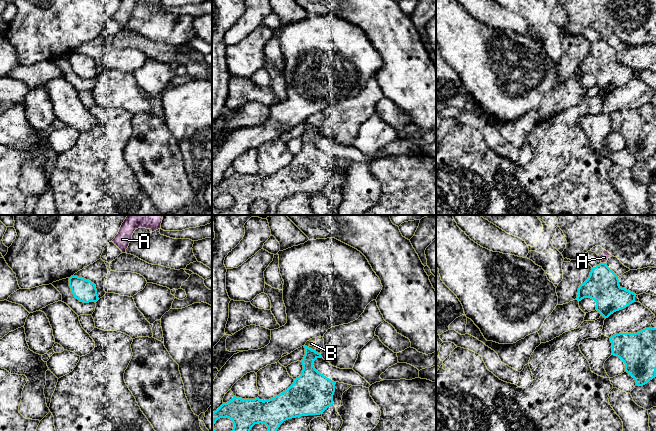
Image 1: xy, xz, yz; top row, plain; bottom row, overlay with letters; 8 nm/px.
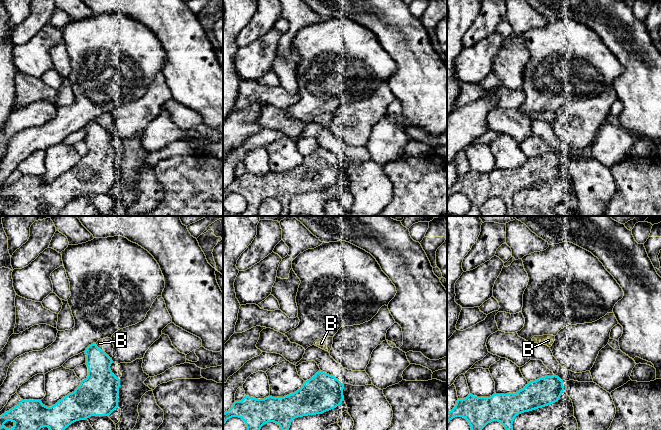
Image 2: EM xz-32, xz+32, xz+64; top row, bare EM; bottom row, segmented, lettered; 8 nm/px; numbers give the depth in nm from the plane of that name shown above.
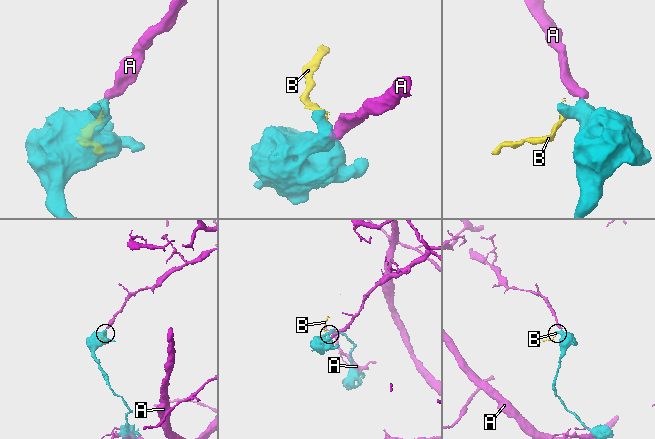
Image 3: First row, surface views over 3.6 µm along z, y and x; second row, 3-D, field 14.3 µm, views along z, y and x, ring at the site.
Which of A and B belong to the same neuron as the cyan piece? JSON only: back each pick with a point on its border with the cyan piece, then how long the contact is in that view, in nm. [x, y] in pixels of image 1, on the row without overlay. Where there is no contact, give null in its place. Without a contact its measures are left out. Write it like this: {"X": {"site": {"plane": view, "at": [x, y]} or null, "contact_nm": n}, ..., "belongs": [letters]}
{"belongs": []}

